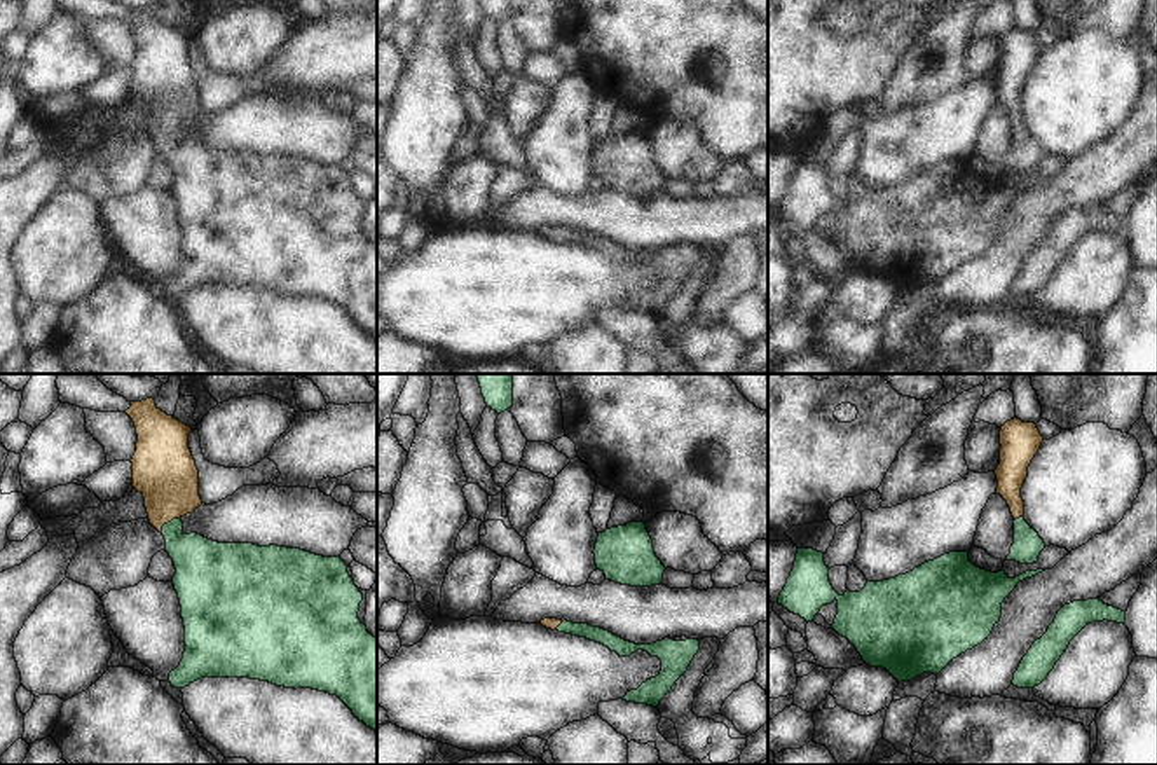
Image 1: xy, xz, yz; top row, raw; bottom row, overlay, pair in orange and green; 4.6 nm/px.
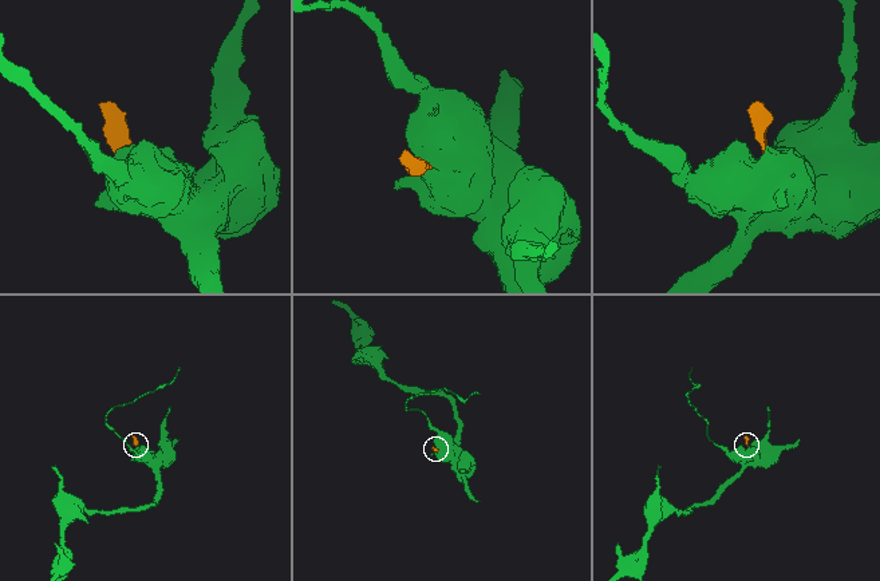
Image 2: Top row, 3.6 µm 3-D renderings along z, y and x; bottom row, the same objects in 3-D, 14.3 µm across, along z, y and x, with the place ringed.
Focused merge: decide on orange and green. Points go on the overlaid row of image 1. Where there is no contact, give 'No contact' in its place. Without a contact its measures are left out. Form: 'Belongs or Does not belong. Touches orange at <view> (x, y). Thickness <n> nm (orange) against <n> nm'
Belongs. Touches orange at xy (168, 521). Thickness 300 nm (orange) against 240 nm.

